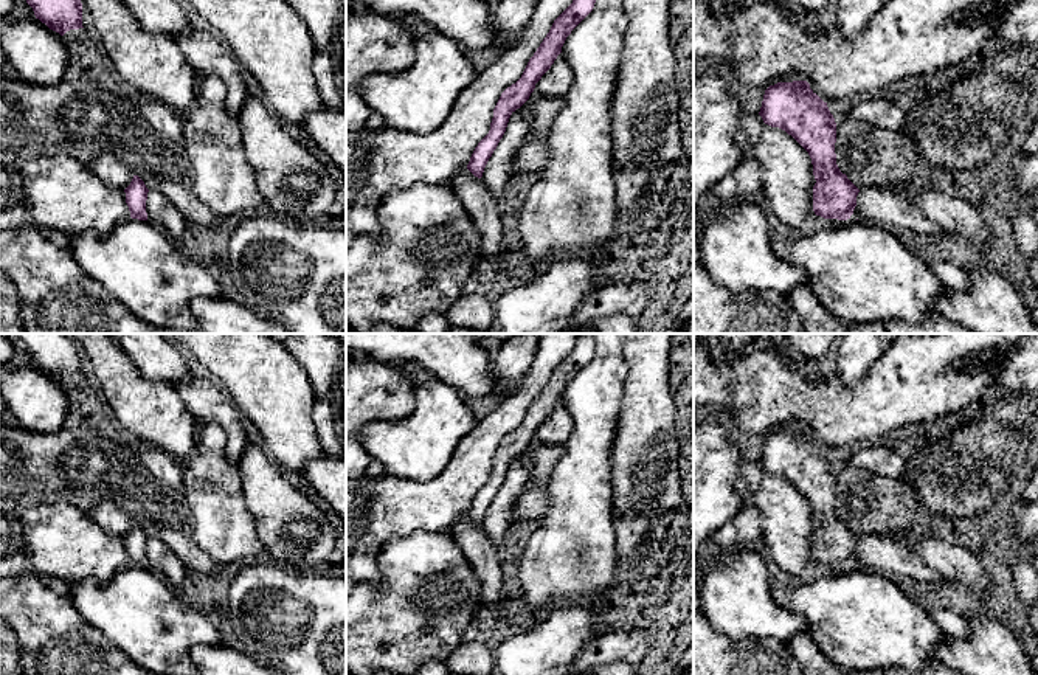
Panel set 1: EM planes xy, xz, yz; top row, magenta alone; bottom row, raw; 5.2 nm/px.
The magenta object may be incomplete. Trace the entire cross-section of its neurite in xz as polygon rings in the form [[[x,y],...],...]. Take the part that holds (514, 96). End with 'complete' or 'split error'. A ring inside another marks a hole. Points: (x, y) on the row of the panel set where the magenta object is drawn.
[[[573,0],[573,3],[554,20],[549,33],[529,59],[521,78],[507,87],[495,109],[489,133],[475,147],[467,169],[478,178],[503,138],[510,115],[531,96],[535,84],[551,68],[571,31],[593,11],[596,0]]]; complete

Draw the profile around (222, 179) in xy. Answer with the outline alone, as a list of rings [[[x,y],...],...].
[[[205,76],[192,106],[180,113],[192,191],[219,217],[244,216],[264,203],[245,158],[239,119],[227,113],[225,98],[225,82]]]

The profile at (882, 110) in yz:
[[[891,92],[856,99],[847,116],[891,130],[900,130],[906,123],[906,112],[895,102]]]

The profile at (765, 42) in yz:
[[[694,0],[694,78],[706,67],[723,67],[737,85],[746,88],[766,90],[777,82],[807,81],[813,93],[827,104],[889,93],[900,79],[934,73],[977,53],[993,39],[996,22],[993,19],[973,22],[965,16],[977,6],[1007,2],[1012,0],[886,0],[863,29],[846,40],[835,28],[811,33],[802,14],[780,0],[739,3],[731,11],[715,0]]]

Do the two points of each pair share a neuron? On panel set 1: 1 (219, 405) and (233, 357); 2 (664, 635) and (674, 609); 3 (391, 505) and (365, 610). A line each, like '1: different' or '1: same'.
1: different
2: same
3: different

